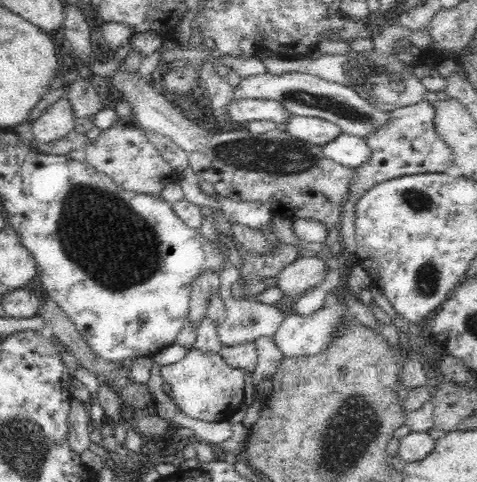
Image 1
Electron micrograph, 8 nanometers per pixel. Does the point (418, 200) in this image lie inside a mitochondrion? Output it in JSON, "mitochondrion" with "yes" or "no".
{"mitochondrion":"yes"}

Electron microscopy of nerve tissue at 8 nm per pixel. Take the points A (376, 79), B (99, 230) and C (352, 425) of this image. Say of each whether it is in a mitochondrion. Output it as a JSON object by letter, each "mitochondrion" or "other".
{"A":"mitochondrion","B":"mitochondrion","C":"mitochondrion"}

